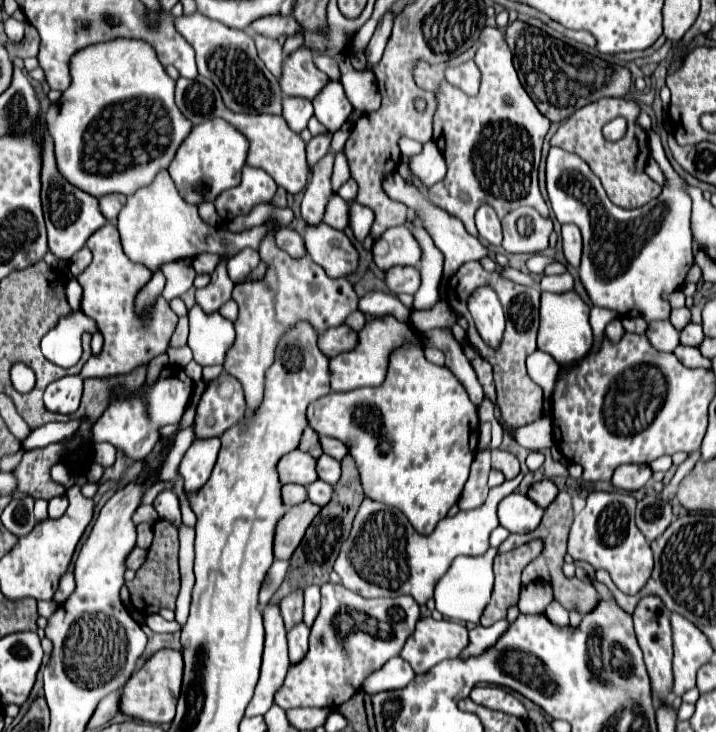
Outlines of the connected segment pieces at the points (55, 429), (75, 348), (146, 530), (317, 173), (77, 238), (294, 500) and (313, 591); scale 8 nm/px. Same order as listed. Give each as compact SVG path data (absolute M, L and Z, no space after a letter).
M72 420L72 422L50 422L44 424L36 430L32 430L32 434L24 440L22 448L24 450L34 450L34 448L42 448L54 442L62 442L68 440L78 428L80 428L82 420Z
M72 310L68 316L62 316L58 324L44 336L44 342L40 344L42 354L62 368L76 365L82 356L81 336L84 332L98 332L96 322L86 314Z
M142 522L142 524L138 524L136 528L138 528L138 530L136 530L136 534L138 534L138 538L136 538L138 542L136 542L136 544L140 544L140 548L146 550L146 548L152 544L152 536L154 536L154 534L152 534L152 524Z
M326 154L322 162L318 162L316 168L312 168L312 178L302 200L302 216L308 224L322 222L326 202L332 196L332 188L330 188L330 176L332 176L332 164L334 164L332 158L334 158L332 154Z
M46 136L44 142L44 162L42 162L42 206L44 206L44 218L46 218L46 228L48 228L48 250L62 262L68 262L72 254L76 254L86 240L106 224L106 218L102 216L98 208L98 200L72 184L68 184L54 160L54 150L52 150L52 140Z
M284 484L282 486L282 500L284 500L286 508L300 504L306 500L306 488L300 484Z
M308 586L304 590L304 622L306 626L312 626L314 618L320 610L320 586Z

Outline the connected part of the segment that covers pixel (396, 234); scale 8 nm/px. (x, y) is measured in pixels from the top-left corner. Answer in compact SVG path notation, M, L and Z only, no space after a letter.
M396 226L374 242L372 256L374 264L386 272L394 266L416 266L422 258L422 248L406 226Z

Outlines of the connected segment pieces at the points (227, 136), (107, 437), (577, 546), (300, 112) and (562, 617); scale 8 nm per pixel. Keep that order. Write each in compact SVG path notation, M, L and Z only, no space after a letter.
M212 118L192 128L180 144L168 172L180 196L188 204L214 202L220 192L240 184L240 170L246 164L246 152L248 140L232 124L226 124L222 118Z
M166 366L160 372L160 378L152 388L148 388L146 396L140 390L130 400L112 400L112 404L106 408L106 412L96 420L96 426L90 428L90 440L92 442L110 442L118 450L122 450L126 456L134 460L144 460L146 454L154 448L160 434L158 428L166 424L178 424L188 400L192 396L194 382L186 376L186 372L180 366Z
M590 492L584 510L574 516L568 536L568 554L574 560L588 562L594 570L604 568L612 576L614 584L626 594L640 592L652 574L652 550L648 540L644 540L636 528L634 510L636 498L632 494Z
M286 96L282 100L282 118L288 122L288 126L296 134L300 134L306 128L308 120L312 118L312 114L314 114L312 102L308 102L304 98L290 98L290 96Z
M552 602L552 604L546 608L544 616L546 616L552 624L556 624L556 626L568 626L568 612L566 612L558 602Z

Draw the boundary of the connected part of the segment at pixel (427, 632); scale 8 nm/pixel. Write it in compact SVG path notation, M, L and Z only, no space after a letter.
M420 618L416 630L406 640L400 650L400 658L404 658L416 674L428 672L442 660L456 658L468 644L468 630L452 620L434 620Z

